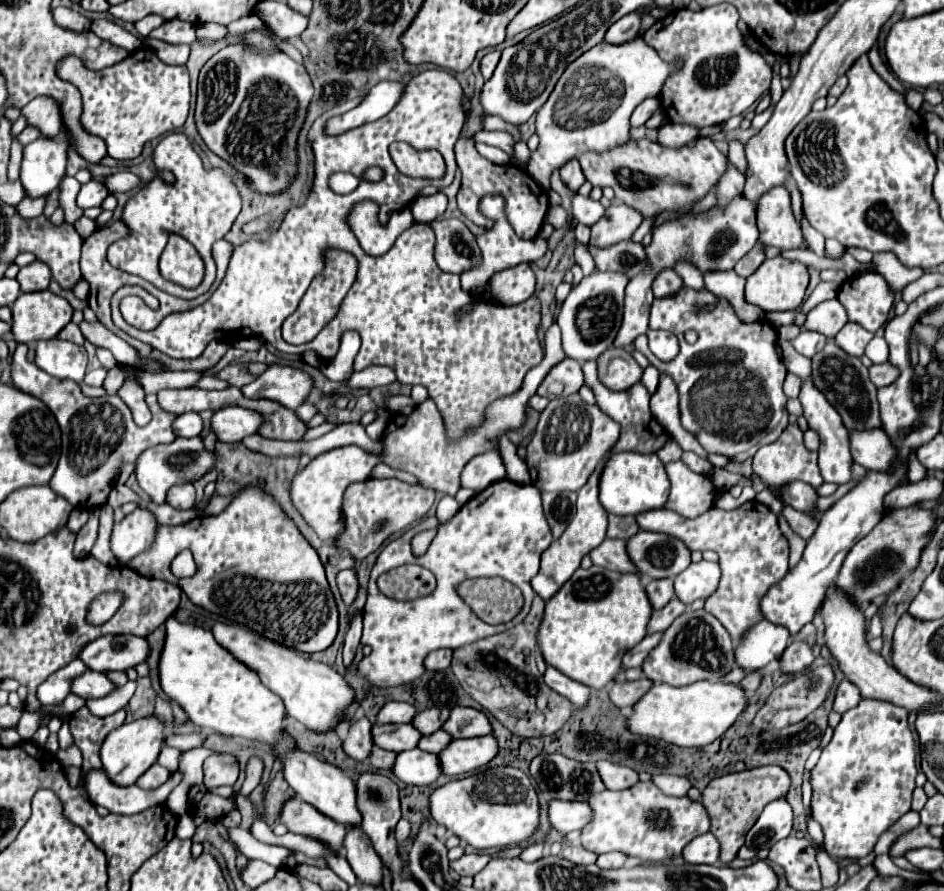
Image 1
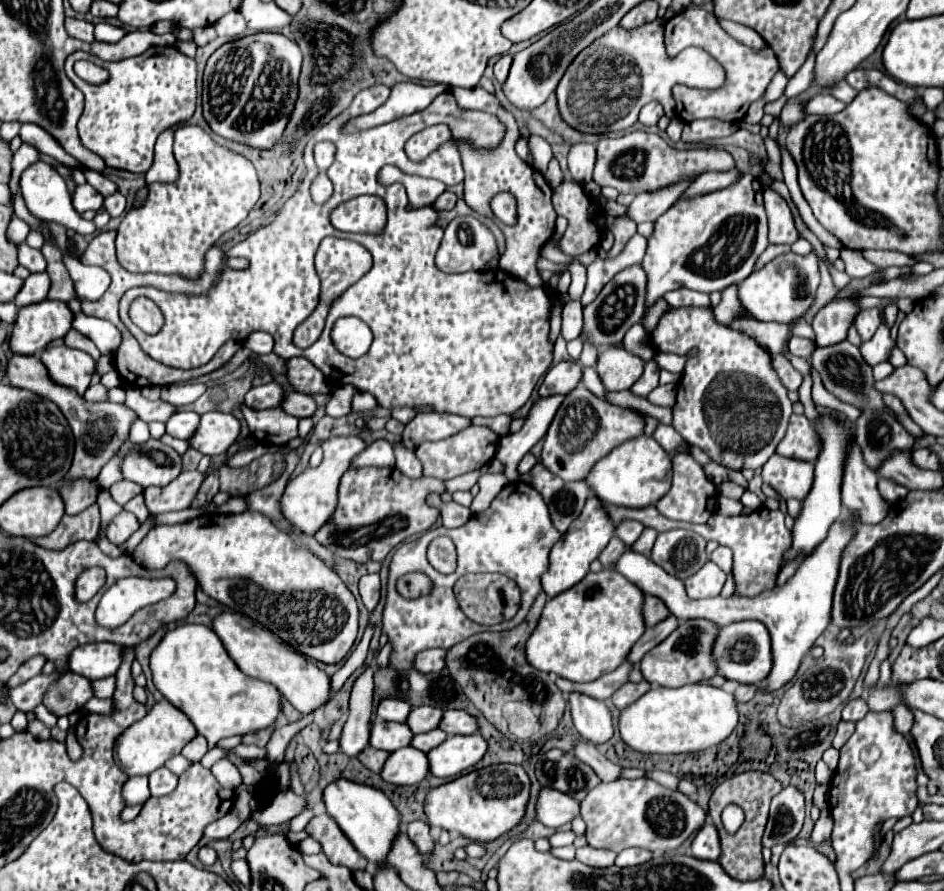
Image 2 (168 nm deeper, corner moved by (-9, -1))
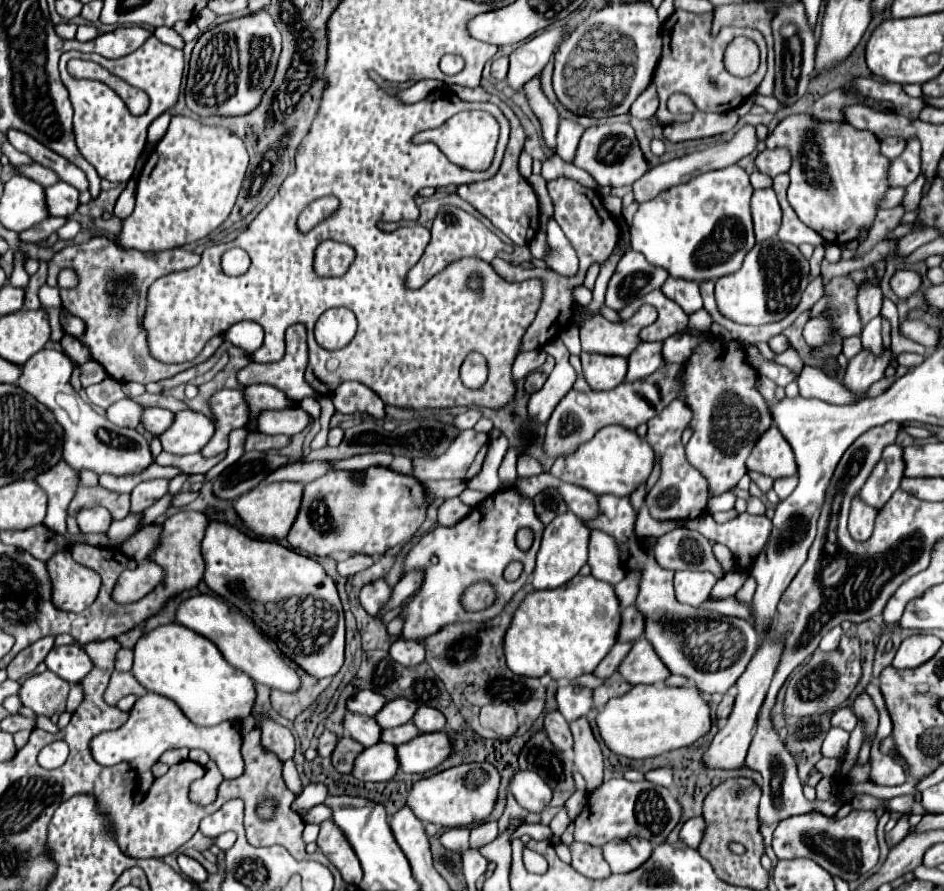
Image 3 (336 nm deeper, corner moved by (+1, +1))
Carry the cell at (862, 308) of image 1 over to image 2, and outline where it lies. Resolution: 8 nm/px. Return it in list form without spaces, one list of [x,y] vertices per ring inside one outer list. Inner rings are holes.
[[[879,307],[879,311],[881,311],[881,325],[879,325],[877,333],[875,333],[869,341],[861,343],[861,355],[863,355],[865,361],[869,361],[871,365],[877,365],[877,363],[881,363],[881,361],[887,361],[891,349],[895,347],[895,341],[891,339],[889,327],[887,327],[887,323],[885,323],[883,307]]]

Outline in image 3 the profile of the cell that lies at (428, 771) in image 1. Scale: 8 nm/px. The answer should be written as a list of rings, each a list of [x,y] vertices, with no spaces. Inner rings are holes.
[[[377,743],[371,747],[365,747],[353,763],[351,775],[359,781],[389,781],[399,769],[395,747],[387,743]]]

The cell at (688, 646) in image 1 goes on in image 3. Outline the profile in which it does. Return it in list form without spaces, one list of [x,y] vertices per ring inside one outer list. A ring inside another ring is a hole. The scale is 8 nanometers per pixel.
[[[639,639],[633,643],[627,657],[619,663],[617,673],[631,685],[639,683],[663,683],[671,673],[667,673],[667,667],[655,657],[651,645],[647,645],[647,639]]]

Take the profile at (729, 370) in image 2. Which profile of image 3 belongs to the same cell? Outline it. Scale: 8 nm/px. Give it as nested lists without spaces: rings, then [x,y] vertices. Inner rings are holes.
[[[709,339],[691,355],[691,359],[685,363],[685,381],[681,389],[681,401],[685,401],[693,411],[693,437],[685,445],[687,461],[707,479],[709,493],[713,497],[731,491],[739,479],[747,473],[745,459],[749,457],[755,441],[759,435],[765,433],[769,425],[773,425],[769,415],[769,405],[757,391],[757,373],[747,365],[745,351],[737,341],[723,341],[723,339]]]

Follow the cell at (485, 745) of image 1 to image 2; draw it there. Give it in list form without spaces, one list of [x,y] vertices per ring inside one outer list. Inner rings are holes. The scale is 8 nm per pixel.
[[[481,735],[447,737],[445,743],[429,751],[429,767],[435,777],[457,777],[477,765],[487,753],[487,741]]]

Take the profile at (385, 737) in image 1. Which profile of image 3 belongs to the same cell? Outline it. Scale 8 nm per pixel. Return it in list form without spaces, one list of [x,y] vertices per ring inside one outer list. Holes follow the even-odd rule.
[[[345,713],[343,717],[343,727],[349,731],[349,735],[359,741],[363,747],[367,745],[375,745],[379,743],[379,733],[381,727],[375,723],[375,719],[371,717],[363,717],[363,715],[355,715],[355,713]]]

